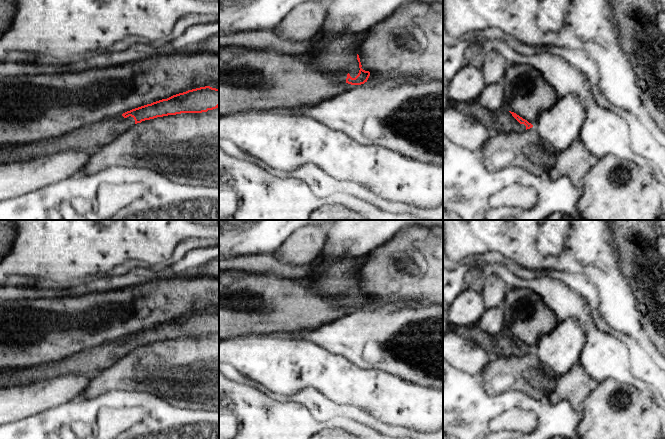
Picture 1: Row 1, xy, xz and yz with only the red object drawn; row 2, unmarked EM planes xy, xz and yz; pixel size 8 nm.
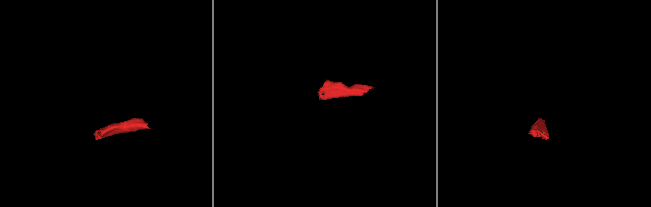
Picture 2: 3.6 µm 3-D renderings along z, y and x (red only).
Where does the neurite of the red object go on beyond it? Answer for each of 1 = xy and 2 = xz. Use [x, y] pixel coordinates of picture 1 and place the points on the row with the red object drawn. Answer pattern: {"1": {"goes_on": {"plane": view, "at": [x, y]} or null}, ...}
{"1": {"goes_on": {"plane": "xy", "at": [88, 138]}}, "2": {"goes_on": {"plane": "xz", "at": [338, 58]}}}

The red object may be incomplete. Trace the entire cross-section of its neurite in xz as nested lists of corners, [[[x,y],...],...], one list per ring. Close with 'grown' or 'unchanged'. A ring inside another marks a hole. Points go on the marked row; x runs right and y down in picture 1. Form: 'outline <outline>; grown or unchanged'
outline [[[340,36],[305,58],[317,70],[329,74],[338,81],[345,81],[351,85],[364,84],[370,72],[361,68],[358,51],[354,46],[358,39],[359,36]]]; grown

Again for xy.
outline [[[210,86],[188,90],[123,113],[80,127],[59,137],[12,148],[0,148],[0,164],[30,161],[61,151],[92,152],[109,144],[137,123],[181,113],[202,113],[219,107],[219,89]]]; grown

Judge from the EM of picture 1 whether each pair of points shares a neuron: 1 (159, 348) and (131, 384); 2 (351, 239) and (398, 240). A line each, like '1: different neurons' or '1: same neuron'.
1: same neuron
2: different neurons

